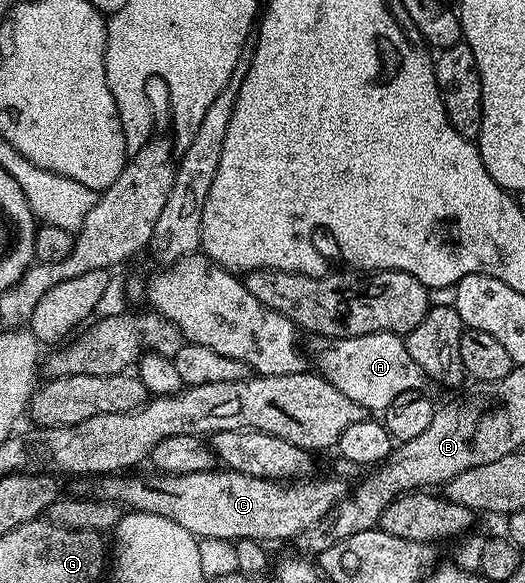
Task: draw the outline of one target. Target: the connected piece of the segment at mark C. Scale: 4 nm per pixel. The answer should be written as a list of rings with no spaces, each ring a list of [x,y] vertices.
[[[217,467],[190,475],[100,475],[90,490],[93,498],[112,501],[137,513],[162,515],[174,519],[178,527],[186,527],[198,539],[222,539],[233,543],[254,539],[261,543],[288,541],[299,538],[314,523],[327,515],[343,497],[348,496],[350,485],[336,477],[321,481],[304,479],[299,483],[267,481],[265,477],[242,475],[233,469]]]

